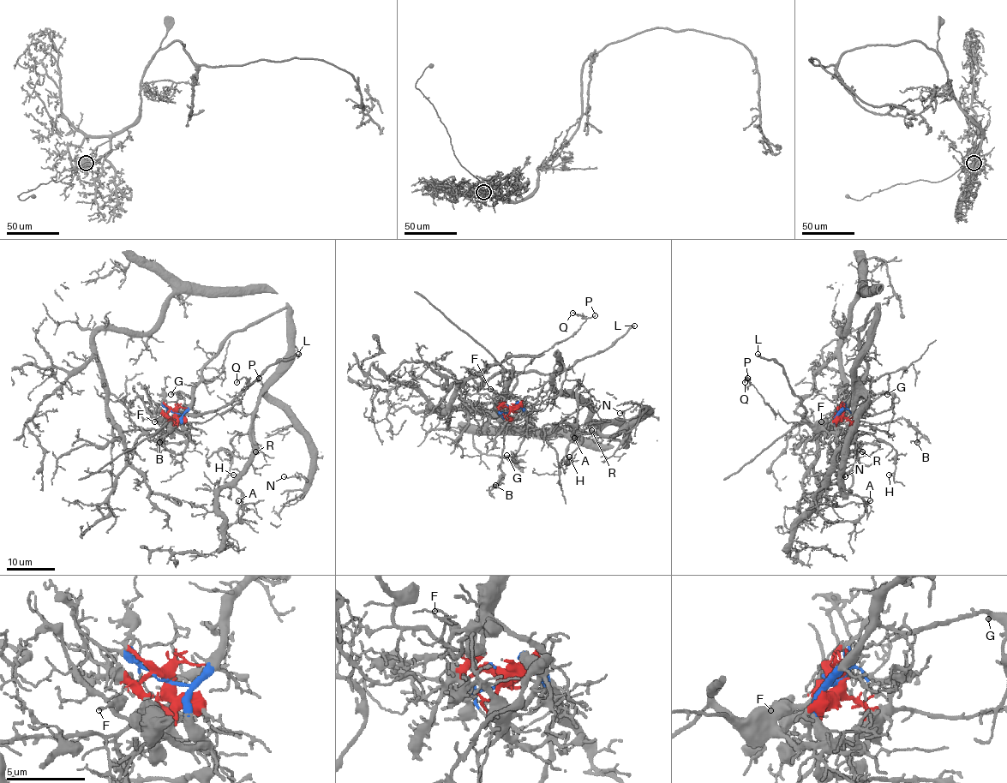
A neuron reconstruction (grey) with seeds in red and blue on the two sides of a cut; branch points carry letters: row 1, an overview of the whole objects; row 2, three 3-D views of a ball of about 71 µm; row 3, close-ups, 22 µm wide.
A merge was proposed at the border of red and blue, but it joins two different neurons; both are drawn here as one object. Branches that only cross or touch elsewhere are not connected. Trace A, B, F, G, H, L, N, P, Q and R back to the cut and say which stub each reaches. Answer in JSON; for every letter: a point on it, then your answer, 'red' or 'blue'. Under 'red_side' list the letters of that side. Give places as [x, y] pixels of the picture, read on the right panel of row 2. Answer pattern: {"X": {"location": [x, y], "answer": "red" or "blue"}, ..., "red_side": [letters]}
{"A": {"location": [870, 500], "answer": "blue"}, "B": {"location": [917, 442], "answer": "red"}, "F": {"location": [821, 421], "answer": "red"}, "G": {"location": [887, 394], "answer": "blue"}, "H": {"location": [889, 475], "answer": "blue"}, "L": {"location": [758, 354], "answer": "red"}, "N": {"location": [845, 476], "answer": "blue"}, "P": {"location": [747, 378], "answer": "red"}, "Q": {"location": [745, 382], "answer": "red"}, "R": {"location": [862, 451], "answer": "blue"}, "red_side": ["B", "F", "L", "P", "Q"]}

